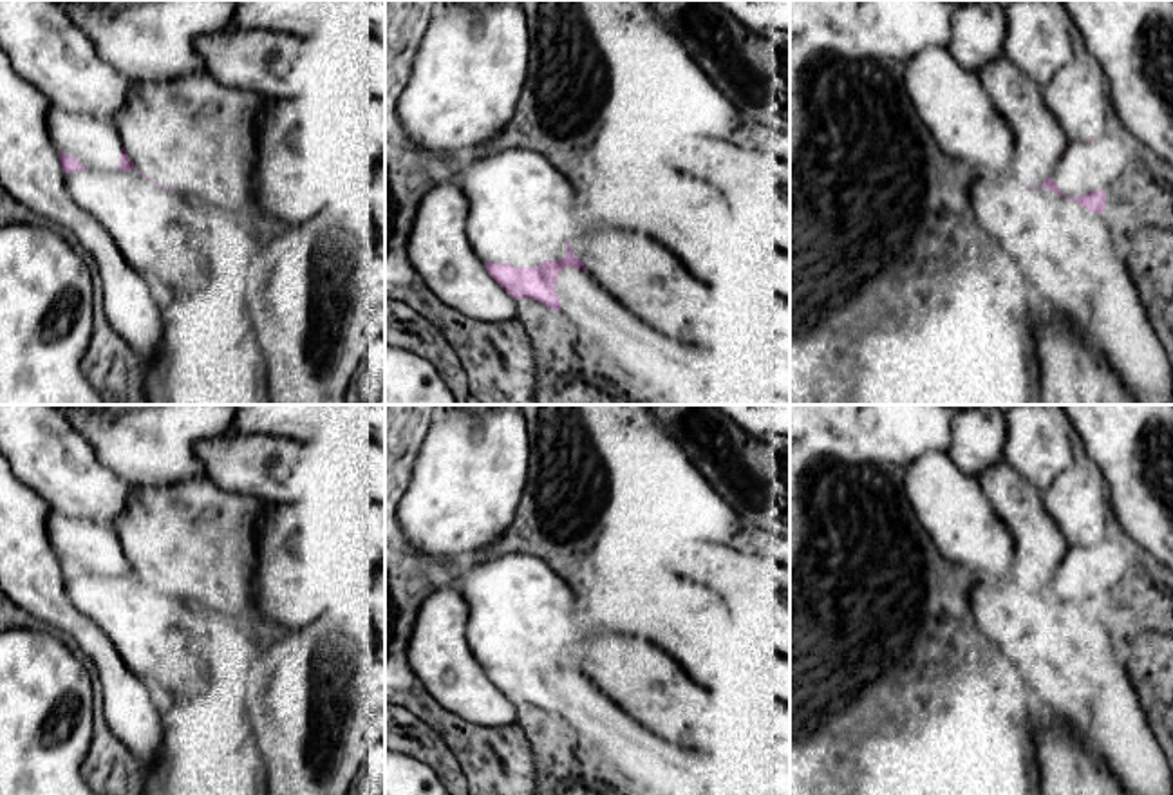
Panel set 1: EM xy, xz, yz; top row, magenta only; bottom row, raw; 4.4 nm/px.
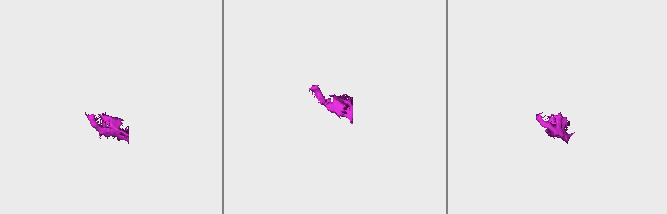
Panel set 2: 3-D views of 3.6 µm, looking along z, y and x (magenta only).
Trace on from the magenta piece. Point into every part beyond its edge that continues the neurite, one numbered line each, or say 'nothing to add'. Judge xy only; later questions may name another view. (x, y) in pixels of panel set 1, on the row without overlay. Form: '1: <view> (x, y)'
1: xy (94, 548)

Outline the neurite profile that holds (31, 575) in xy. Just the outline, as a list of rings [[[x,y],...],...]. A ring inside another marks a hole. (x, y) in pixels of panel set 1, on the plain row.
[[[0,454],[0,587],[38,625],[63,636],[96,667],[105,725],[145,773],[155,764],[166,728],[150,685],[127,669],[105,632],[69,600],[45,526],[51,510]]]

